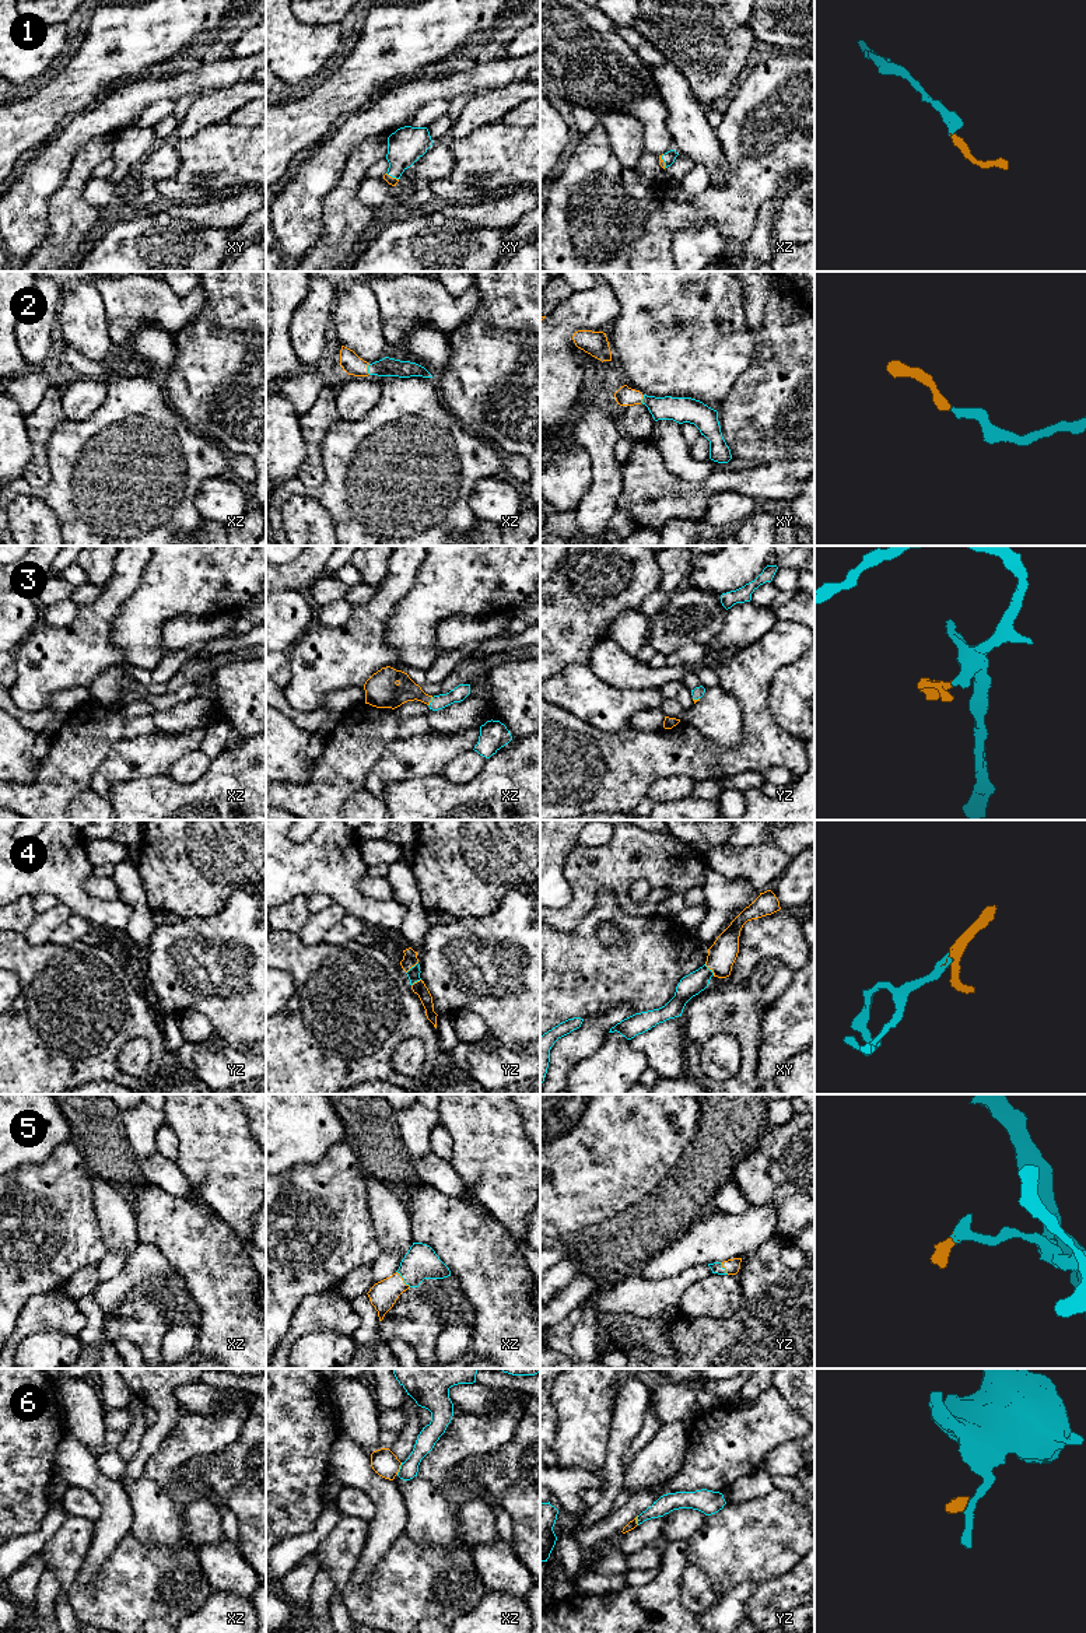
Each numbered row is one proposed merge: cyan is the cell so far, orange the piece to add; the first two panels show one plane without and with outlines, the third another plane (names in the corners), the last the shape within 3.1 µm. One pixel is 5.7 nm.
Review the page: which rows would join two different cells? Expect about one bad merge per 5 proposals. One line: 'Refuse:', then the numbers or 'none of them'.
Refuse: 6

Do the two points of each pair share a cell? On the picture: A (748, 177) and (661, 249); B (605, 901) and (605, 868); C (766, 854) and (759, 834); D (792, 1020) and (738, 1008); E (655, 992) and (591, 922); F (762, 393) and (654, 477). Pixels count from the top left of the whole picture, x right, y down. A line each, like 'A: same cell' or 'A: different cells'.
A: same cell
B: different cells
C: different cells
D: different cells
E: same cell
F: different cells

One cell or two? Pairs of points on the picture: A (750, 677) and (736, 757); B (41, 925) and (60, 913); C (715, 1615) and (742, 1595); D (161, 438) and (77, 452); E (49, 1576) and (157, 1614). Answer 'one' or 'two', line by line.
A: one
B: one
C: one
D: one
E: two

